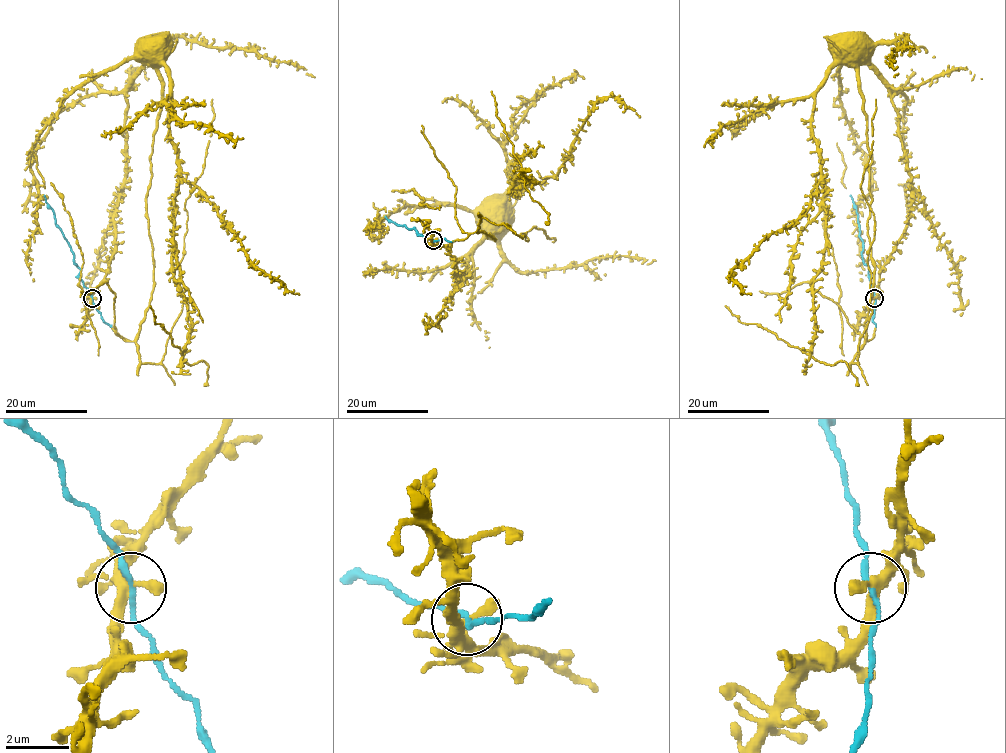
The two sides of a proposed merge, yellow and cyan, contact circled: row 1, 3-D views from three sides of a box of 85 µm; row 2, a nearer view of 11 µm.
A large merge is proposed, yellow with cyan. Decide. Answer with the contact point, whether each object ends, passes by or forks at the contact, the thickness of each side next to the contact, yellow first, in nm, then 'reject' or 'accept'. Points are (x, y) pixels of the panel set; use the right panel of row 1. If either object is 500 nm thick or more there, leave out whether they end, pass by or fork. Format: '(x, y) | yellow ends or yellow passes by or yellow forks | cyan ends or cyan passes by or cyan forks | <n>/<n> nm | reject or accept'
(874, 298) | yellow forks | cyan passes by | 320/170 nm | accept

